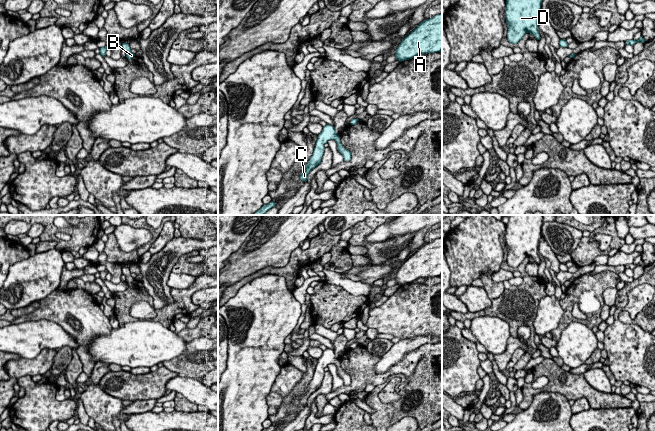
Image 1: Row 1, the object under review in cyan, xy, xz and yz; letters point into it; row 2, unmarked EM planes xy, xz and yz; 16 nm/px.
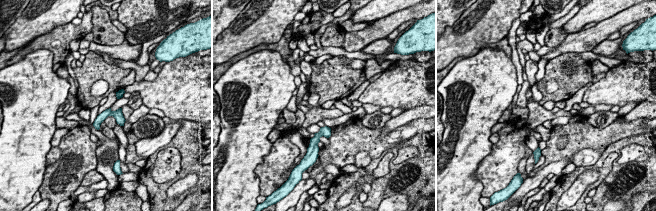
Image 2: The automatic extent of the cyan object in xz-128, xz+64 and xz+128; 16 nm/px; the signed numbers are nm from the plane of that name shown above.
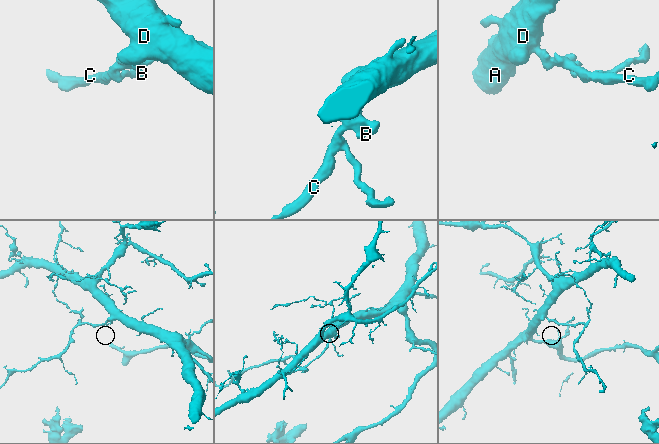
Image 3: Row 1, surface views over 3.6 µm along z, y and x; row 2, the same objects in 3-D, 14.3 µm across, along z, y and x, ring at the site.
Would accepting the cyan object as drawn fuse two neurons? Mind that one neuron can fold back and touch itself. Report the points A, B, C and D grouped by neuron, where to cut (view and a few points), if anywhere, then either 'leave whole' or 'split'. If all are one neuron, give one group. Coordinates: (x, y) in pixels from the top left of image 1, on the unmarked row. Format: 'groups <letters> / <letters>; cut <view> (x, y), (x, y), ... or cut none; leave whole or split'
groups A B C D; cut none; leave whole

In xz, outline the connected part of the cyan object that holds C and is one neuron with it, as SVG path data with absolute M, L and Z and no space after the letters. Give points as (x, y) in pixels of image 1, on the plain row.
M327 348L323 351L322 356L318 359L313 378L301 396L300 403L302 405L306 406L308 398L321 387L325 374L324 368L327 367L328 364L335 364L337 367L337 373L342 378L344 385L350 385L351 376L345 373L341 368L340 361L335 356L334 350Z

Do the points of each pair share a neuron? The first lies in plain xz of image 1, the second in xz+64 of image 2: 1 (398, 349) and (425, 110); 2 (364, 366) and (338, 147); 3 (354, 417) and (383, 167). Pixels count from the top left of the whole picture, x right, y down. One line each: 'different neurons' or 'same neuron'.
1: same neuron
2: same neuron
3: same neuron

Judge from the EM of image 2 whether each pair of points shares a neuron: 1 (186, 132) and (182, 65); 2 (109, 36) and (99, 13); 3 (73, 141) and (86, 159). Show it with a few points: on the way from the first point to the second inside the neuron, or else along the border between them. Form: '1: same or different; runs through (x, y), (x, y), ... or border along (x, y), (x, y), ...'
1: different; border along (170, 118), (187, 119), (199, 123)
2: same; runs through (105, 30), (101, 19)
3: same; runs through (76, 145), (82, 155)

